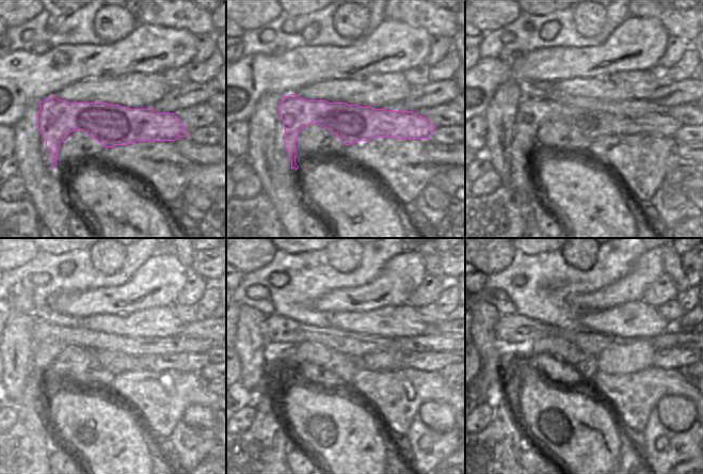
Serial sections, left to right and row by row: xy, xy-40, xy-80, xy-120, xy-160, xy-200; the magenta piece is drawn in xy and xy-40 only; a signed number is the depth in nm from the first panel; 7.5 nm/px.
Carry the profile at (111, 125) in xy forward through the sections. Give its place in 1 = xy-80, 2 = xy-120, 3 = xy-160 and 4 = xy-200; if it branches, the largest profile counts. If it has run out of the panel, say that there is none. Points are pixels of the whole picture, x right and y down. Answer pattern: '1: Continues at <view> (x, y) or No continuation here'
1: Continues at xy-80 (533, 112)
2: Continues at xy-120 (116, 362)
3: Continues at xy-160 (425, 361)
4: Continues at xy-200 (674, 358).

